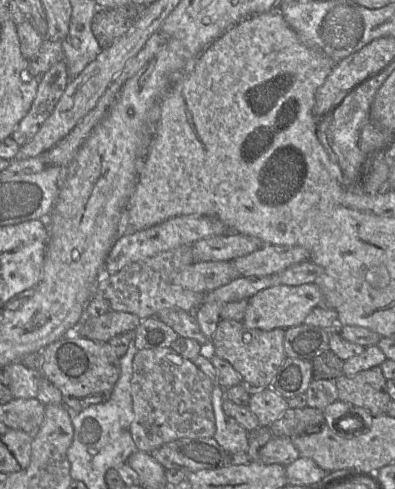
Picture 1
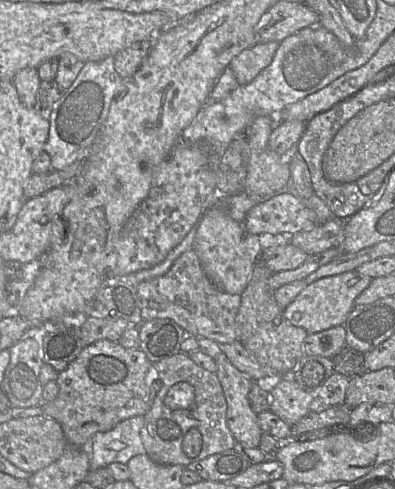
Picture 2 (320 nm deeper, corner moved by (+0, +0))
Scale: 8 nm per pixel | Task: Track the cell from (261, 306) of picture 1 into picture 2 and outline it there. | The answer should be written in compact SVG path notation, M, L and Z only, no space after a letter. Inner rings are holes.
M352 270L338 275L321 278L308 284L300 294L283 309L286 320L303 328L308 333L321 332L331 327L344 324L354 307L357 296L366 289L373 278Z

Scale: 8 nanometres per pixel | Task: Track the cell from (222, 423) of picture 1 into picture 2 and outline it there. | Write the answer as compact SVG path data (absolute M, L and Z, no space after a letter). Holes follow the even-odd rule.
M225 354L217 357L217 376L227 401L227 424L237 443L256 448L263 431L249 402L254 381L238 370Z

